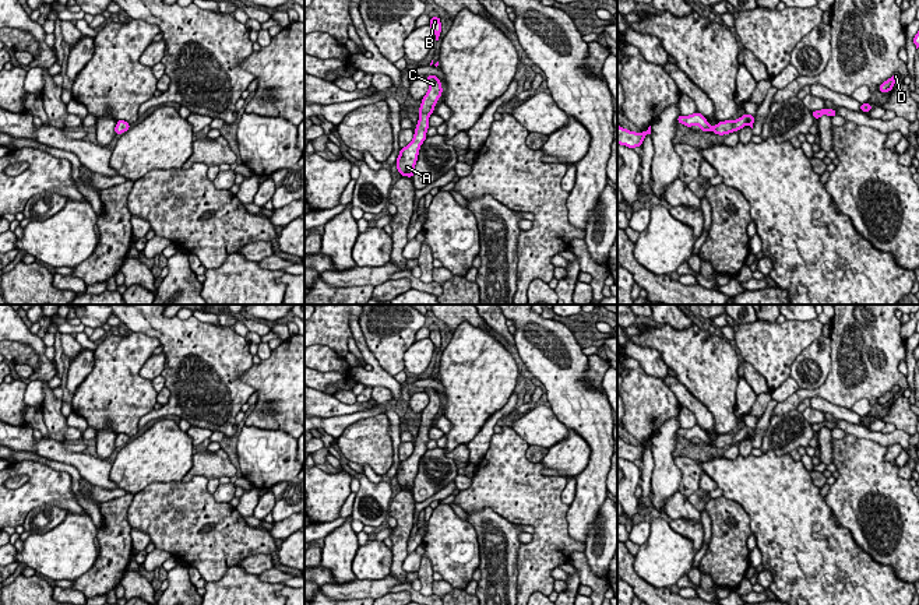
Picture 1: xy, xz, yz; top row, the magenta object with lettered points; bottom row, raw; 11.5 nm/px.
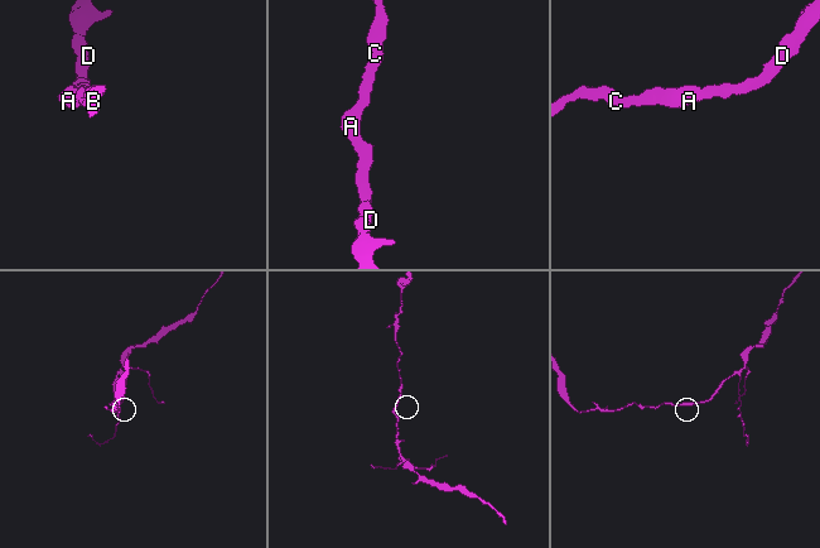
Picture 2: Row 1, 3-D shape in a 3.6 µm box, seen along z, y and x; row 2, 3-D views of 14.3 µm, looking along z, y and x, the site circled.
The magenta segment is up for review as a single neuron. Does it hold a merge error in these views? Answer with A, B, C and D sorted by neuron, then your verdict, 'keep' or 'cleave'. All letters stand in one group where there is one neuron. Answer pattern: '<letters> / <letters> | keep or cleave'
A B C D | keep

